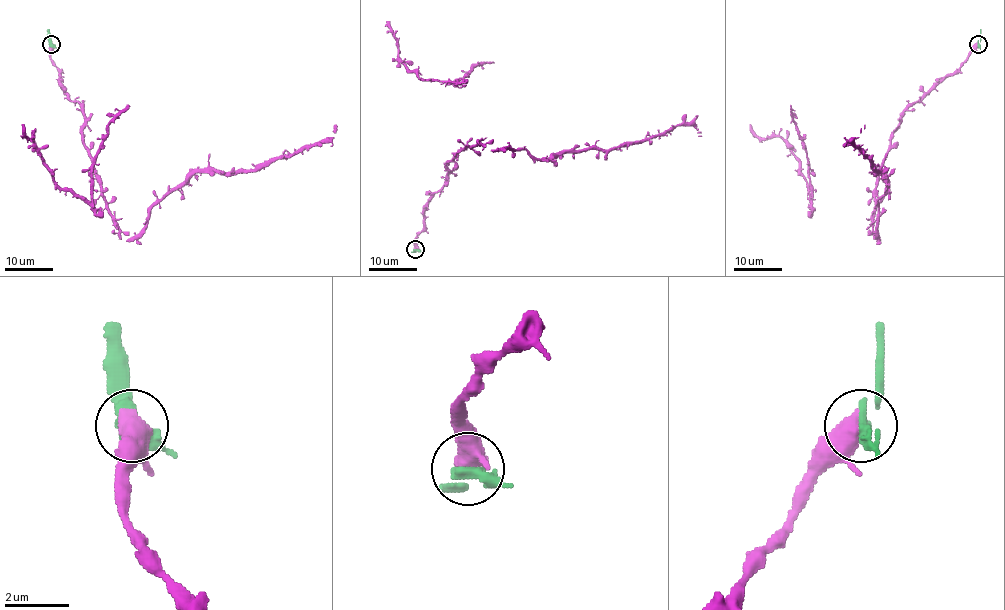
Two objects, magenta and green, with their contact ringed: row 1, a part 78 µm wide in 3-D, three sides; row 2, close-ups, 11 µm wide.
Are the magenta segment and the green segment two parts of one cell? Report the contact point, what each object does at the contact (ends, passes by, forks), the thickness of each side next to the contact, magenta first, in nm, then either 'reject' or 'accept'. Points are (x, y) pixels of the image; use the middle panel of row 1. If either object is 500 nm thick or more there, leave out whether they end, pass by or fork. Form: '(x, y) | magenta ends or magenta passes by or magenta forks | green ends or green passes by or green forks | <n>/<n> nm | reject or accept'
(415, 249) | 700/360 nm | accept

